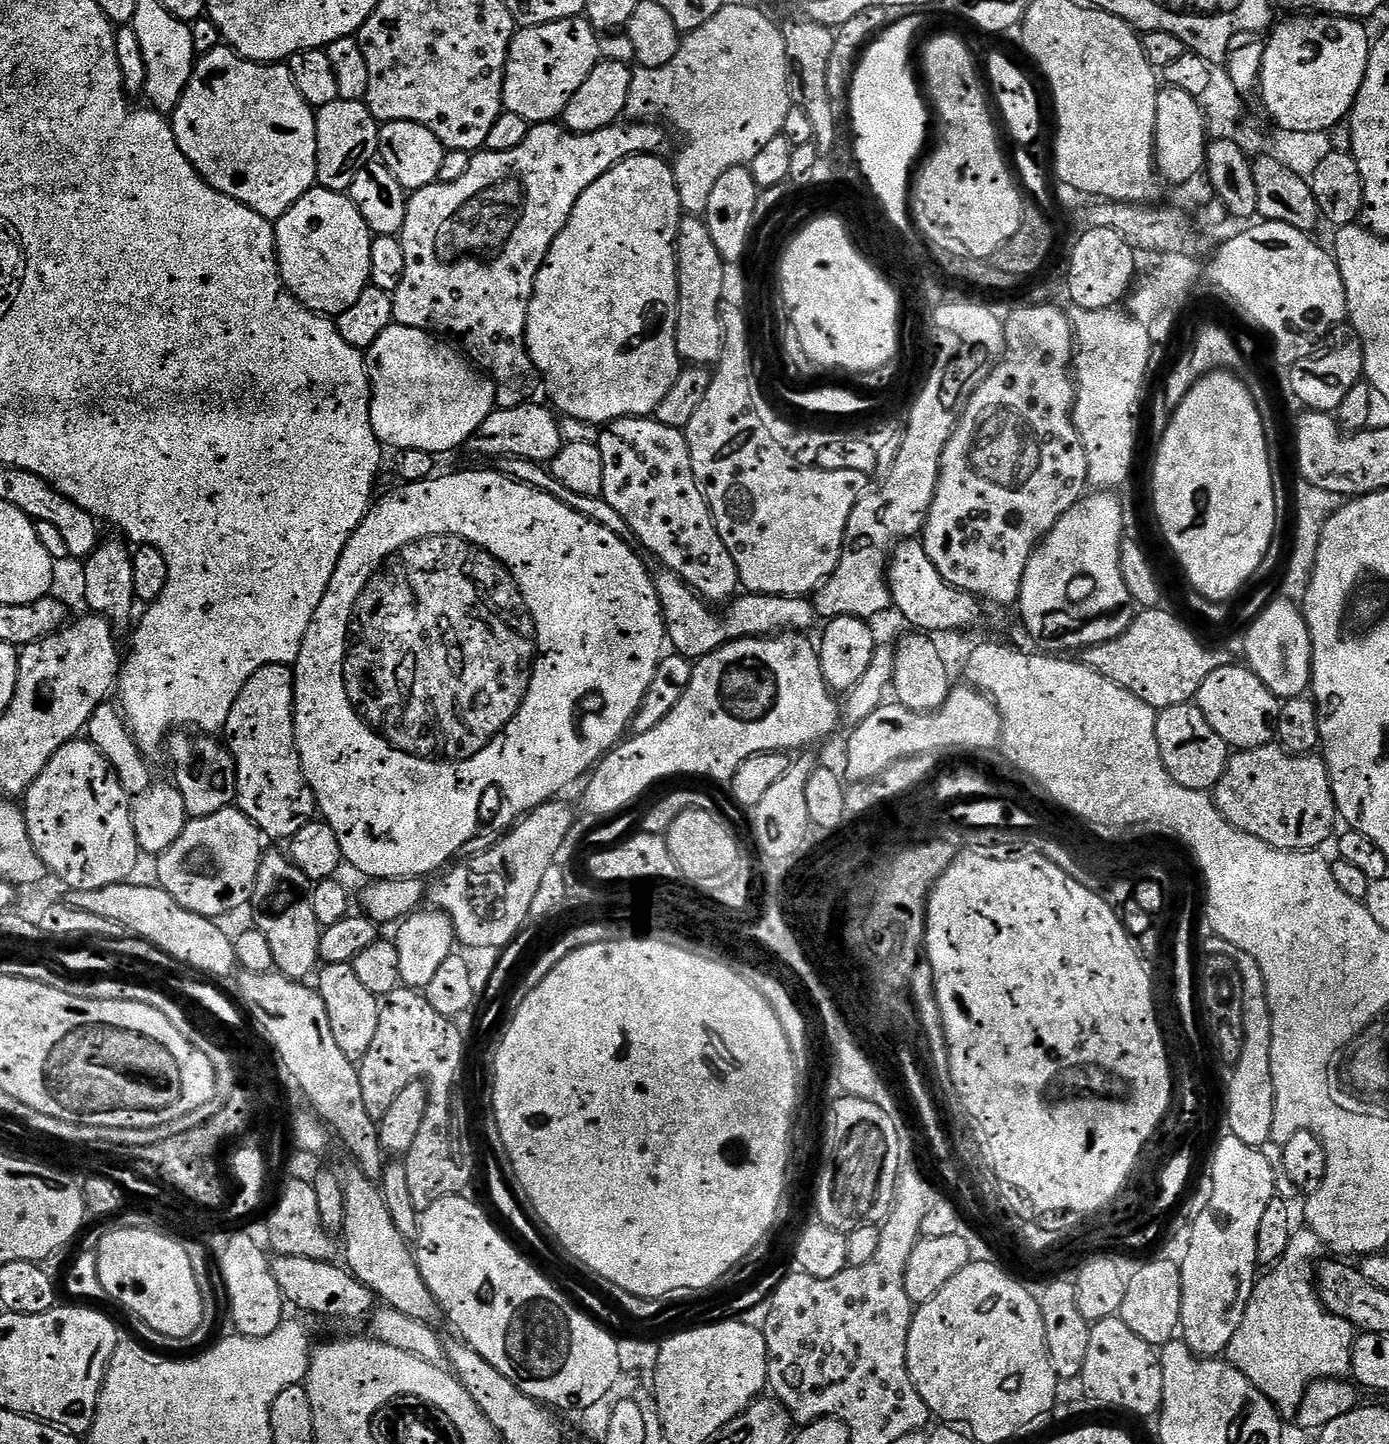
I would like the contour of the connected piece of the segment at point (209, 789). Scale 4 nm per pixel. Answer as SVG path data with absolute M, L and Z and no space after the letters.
M176 730L167 737L166 752L167 748L172 768L176 771L174 783L182 794L182 802L186 802L189 817L218 814L218 810L233 807L236 799L236 763L215 735Z

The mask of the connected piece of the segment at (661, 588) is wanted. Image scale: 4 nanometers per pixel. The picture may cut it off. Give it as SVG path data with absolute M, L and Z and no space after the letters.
M661 567L655 573L654 579L658 590L658 602L662 606L662 618L667 643L671 651L678 656L695 662L709 656L723 644L732 640L745 640L751 636L775 636L782 632L807 633L807 628L818 624L816 606L811 599L802 596L767 596L750 592L740 594L727 605L728 608L721 616L711 612L709 601L703 596L696 595L682 578L669 568Z

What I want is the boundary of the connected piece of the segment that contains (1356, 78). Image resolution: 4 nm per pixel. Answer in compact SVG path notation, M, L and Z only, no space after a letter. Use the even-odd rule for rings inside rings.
M1296 14L1293 20L1284 20L1271 29L1264 44L1262 74L1258 97L1264 103L1275 127L1282 131L1328 132L1335 124L1343 125L1352 111L1358 90L1366 78L1366 66L1372 53L1373 41L1359 19L1351 16L1323 14Z

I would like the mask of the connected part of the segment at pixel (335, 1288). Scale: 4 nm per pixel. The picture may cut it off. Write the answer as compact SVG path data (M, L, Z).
M276 1256L271 1261L274 1282L278 1282L278 1290L283 1294L285 1301L312 1316L329 1316L332 1320L360 1320L371 1317L378 1301L375 1294L356 1279L347 1267L336 1265L332 1260L315 1260L314 1258L298 1258L297 1256Z

